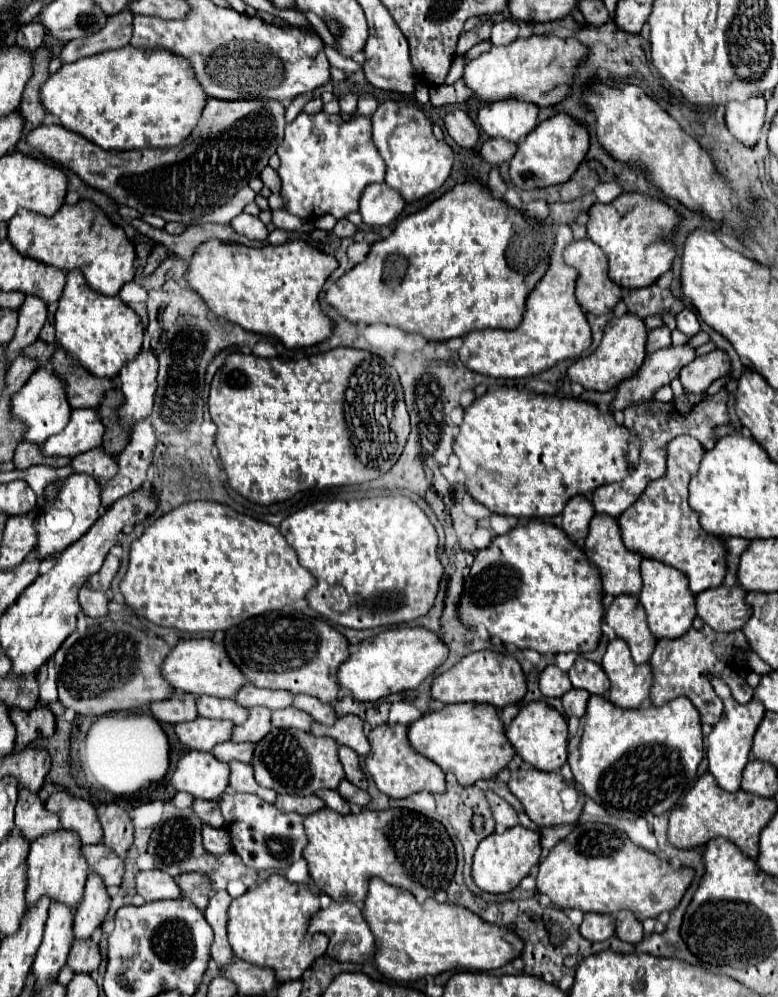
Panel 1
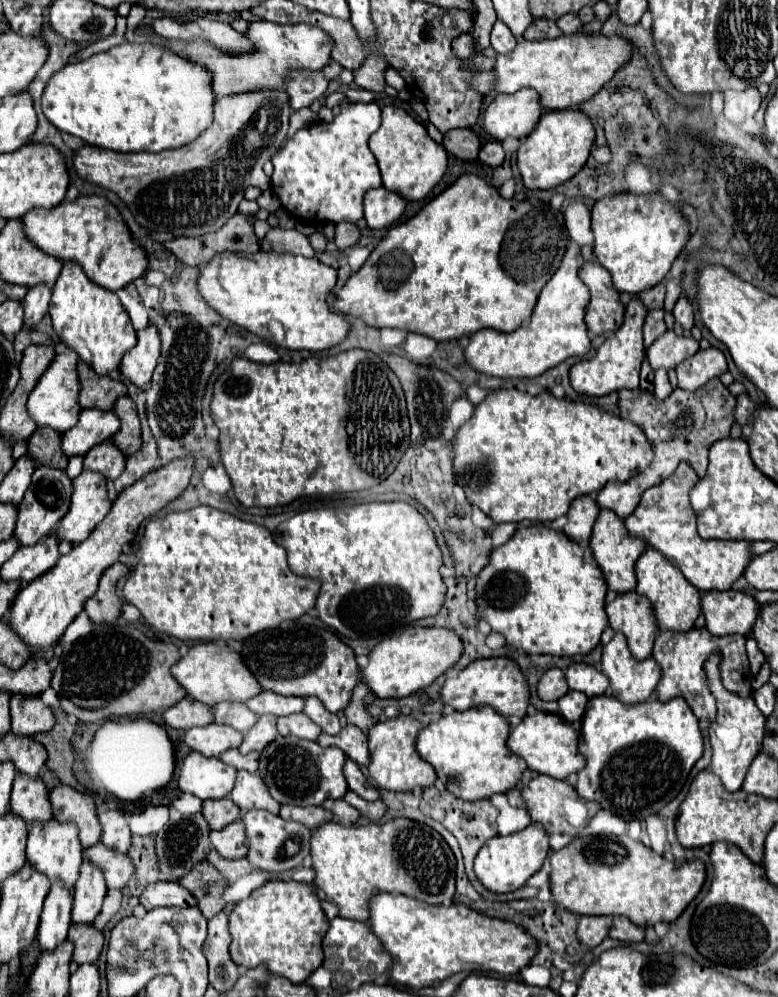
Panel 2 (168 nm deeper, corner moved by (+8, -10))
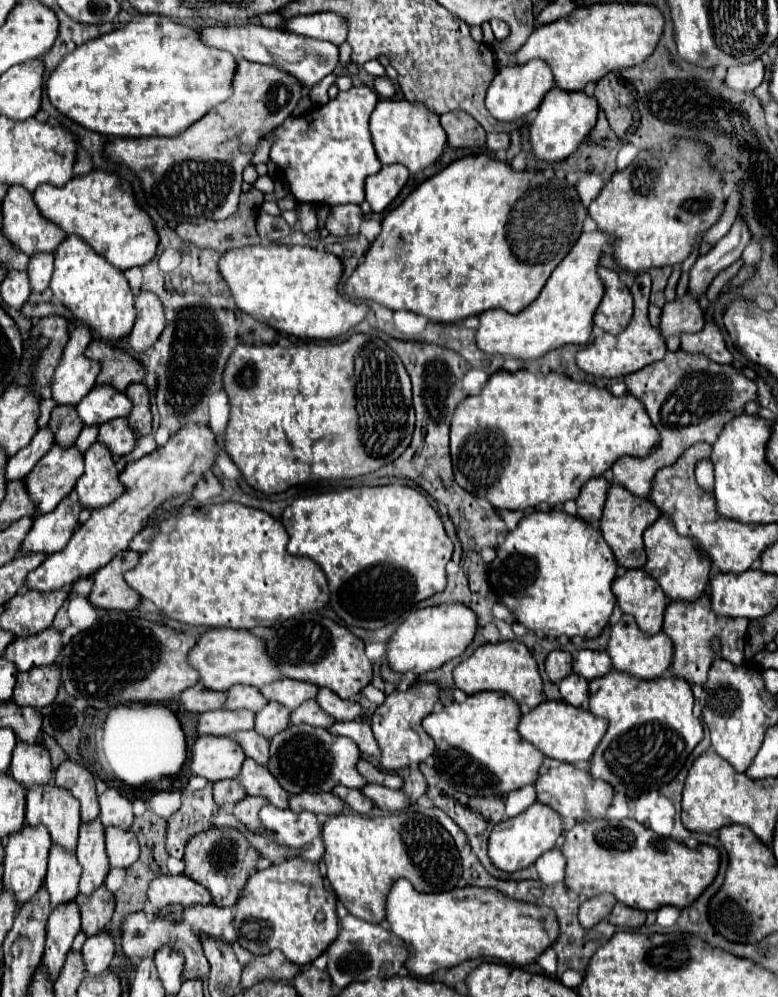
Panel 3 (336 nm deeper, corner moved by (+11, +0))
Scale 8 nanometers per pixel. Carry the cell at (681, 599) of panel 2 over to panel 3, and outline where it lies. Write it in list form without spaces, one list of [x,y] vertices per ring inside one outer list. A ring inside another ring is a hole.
[[[667,514],[657,518],[645,530],[643,538],[645,538],[645,552],[647,552],[645,572],[649,572],[661,584],[667,598],[669,600],[697,600],[707,588],[711,566],[709,562],[705,562],[705,558],[701,558],[701,554],[697,554],[697,550],[693,550],[693,542],[689,542],[689,538],[681,538],[681,534],[673,530],[673,522]]]

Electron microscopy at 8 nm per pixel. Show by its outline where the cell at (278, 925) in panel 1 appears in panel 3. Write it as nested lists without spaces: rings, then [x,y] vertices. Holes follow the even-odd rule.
[[[295,856],[279,864],[271,864],[269,868],[257,870],[255,874],[249,876],[245,890],[237,900],[235,920],[233,920],[233,926],[237,930],[237,942],[253,954],[269,954],[271,950],[281,950],[291,962],[299,966],[307,966],[327,950],[333,938],[337,938],[339,920],[335,908],[337,908],[337,898],[331,892],[327,896],[325,878],[321,876],[319,862],[311,862]]]

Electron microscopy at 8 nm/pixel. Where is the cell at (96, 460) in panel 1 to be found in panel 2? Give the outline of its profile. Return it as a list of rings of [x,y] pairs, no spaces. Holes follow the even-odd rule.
[[[106,440],[84,456],[84,470],[100,472],[106,476],[106,480],[116,480],[124,472],[124,462],[124,454],[120,454],[120,450],[110,440]]]

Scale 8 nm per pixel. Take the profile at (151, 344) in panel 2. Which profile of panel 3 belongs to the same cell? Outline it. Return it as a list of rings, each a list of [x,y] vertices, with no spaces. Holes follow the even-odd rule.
[[[143,292],[135,296],[137,320],[129,334],[129,344],[135,354],[151,348],[165,328],[165,312],[161,300],[153,292]]]

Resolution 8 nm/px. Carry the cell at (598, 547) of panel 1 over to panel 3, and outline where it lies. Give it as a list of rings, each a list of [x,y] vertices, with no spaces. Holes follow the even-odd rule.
[[[611,484],[609,494],[607,494],[607,502],[605,502],[605,510],[603,510],[603,518],[601,518],[601,532],[605,536],[605,542],[611,546],[621,568],[631,570],[631,568],[645,566],[647,558],[645,558],[643,532],[659,516],[661,516],[661,510],[657,506],[653,506],[653,502],[649,502],[647,498],[639,498],[639,496],[629,494],[629,490],[625,490],[625,486]]]

